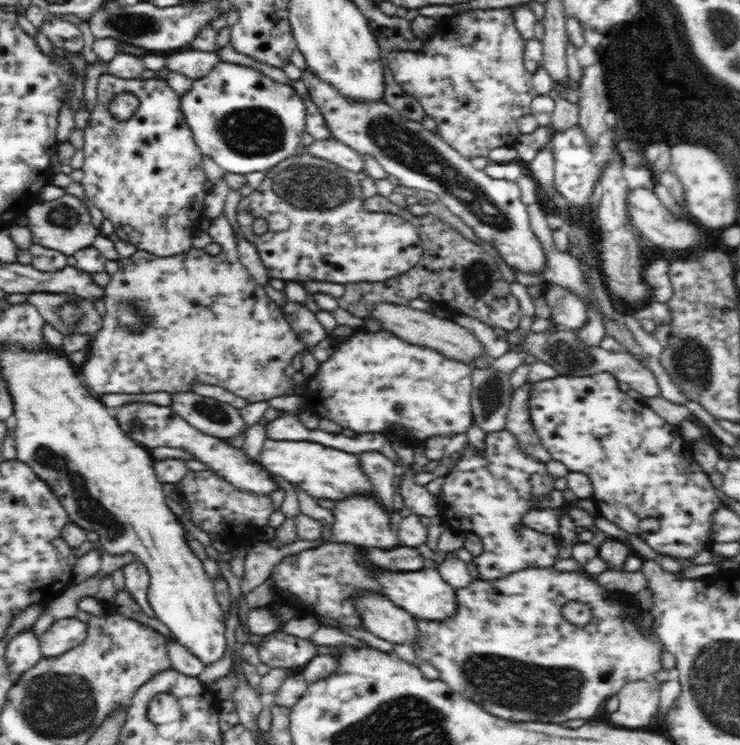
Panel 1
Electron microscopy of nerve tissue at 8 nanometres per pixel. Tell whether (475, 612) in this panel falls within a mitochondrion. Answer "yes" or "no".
no

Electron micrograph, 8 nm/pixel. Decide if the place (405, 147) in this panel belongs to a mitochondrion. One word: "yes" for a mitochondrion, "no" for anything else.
yes

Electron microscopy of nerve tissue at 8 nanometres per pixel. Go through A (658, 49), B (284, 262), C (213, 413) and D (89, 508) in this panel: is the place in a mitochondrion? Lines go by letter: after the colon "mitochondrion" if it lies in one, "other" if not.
A: other
B: other
C: mitochondrion
D: mitochondrion

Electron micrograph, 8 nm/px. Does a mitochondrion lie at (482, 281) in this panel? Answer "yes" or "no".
yes

